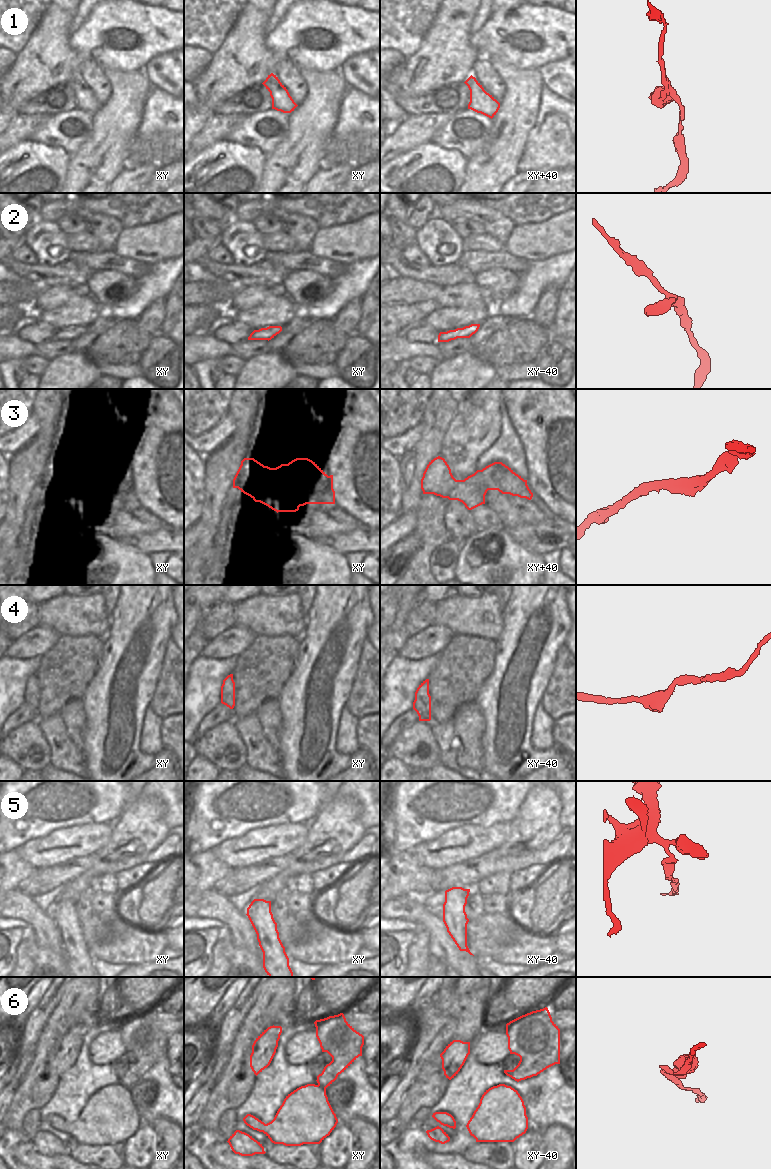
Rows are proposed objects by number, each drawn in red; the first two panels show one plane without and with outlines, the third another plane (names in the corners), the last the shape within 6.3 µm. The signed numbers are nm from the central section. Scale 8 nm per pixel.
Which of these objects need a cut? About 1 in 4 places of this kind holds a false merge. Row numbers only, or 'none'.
none

